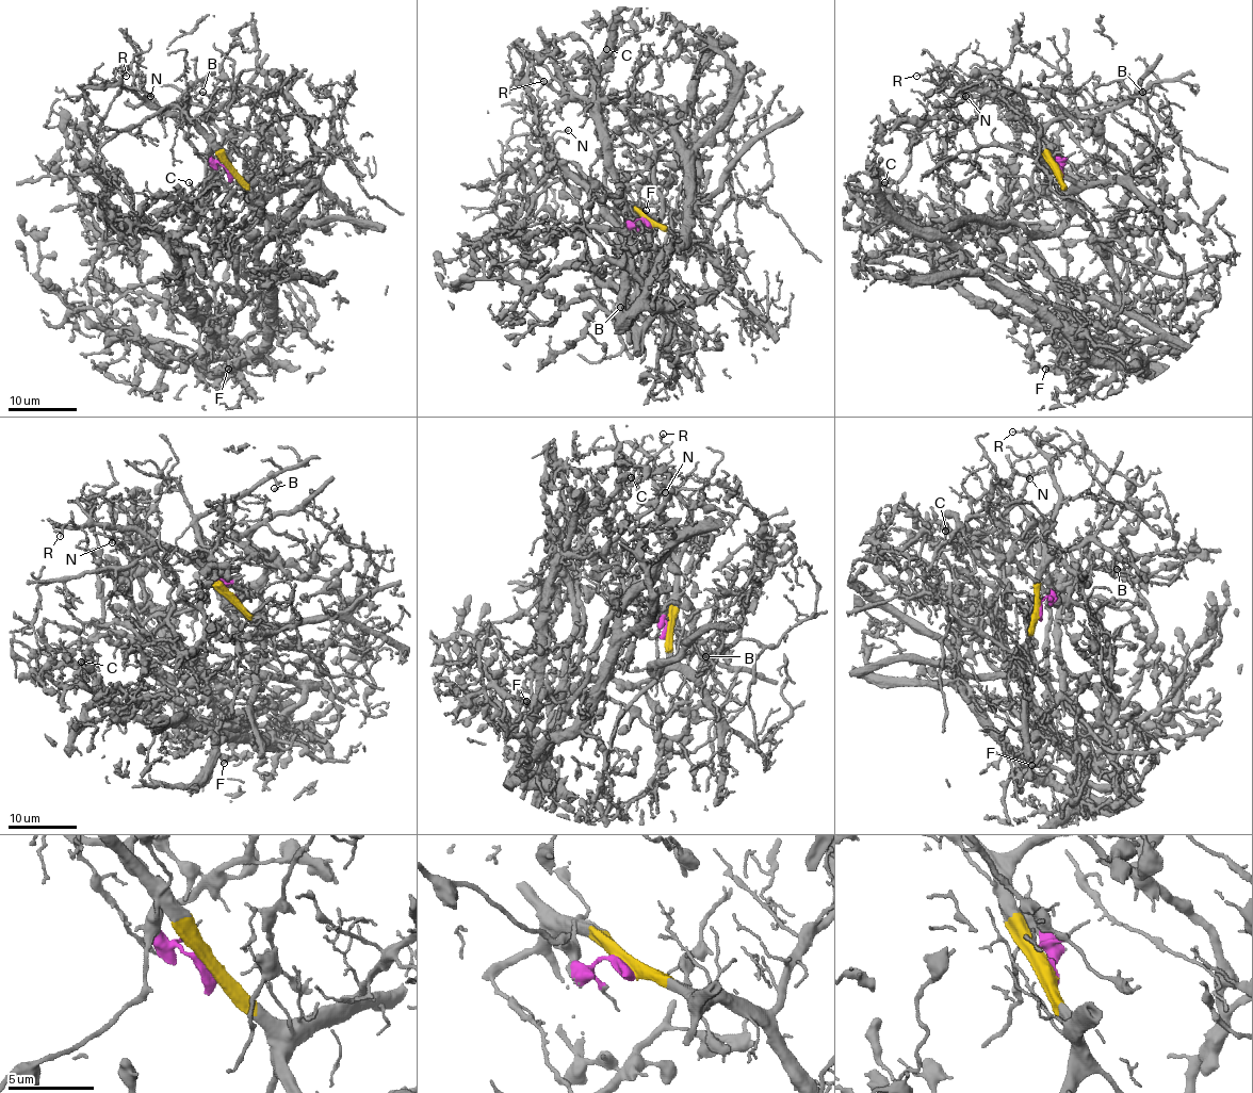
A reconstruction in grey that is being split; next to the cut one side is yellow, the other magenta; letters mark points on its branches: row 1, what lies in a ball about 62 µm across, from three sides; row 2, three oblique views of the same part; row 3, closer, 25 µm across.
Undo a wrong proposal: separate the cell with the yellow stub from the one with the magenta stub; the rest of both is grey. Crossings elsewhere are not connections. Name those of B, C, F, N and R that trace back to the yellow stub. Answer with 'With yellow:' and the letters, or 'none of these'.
With yellow: B, N, R

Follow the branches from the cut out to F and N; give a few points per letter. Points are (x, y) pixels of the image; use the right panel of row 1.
F: (1057, 170), (1052, 157), (1043, 191), (1012, 230), (1061, 286), (1068, 345), (1054, 370), (1045, 368)
N: (1057, 170), (1043, 137), (1023, 117), (1001, 100), (970, 86), (964, 96)

